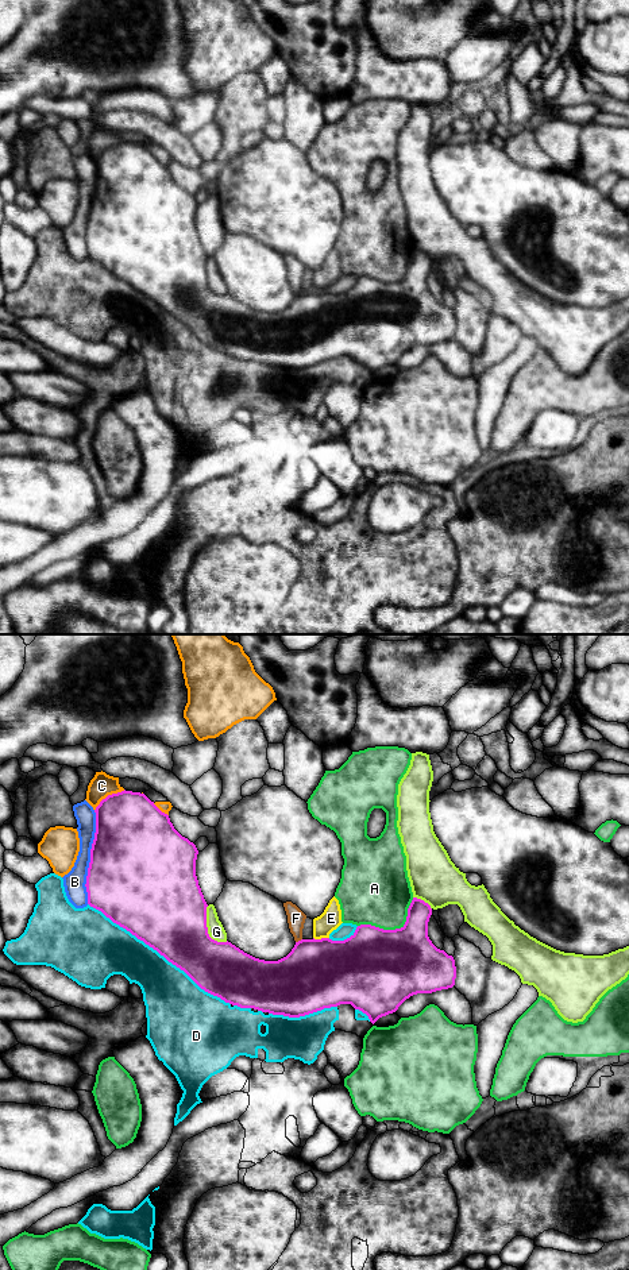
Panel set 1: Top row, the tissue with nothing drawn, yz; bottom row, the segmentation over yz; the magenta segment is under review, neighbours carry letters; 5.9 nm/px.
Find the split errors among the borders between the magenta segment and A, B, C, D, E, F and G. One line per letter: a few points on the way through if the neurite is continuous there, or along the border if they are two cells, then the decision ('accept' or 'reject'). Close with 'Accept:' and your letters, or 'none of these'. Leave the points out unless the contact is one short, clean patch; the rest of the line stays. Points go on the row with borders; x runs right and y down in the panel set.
A: reject
B: reject
C: reject
D: reject
E: reject
F: reject
G: reject
Accept: none of these

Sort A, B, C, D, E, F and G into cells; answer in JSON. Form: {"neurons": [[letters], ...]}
{"neurons": [["A"], ["B"], ["C"], ["D"], ["E"], ["F"], ["G"]]}

